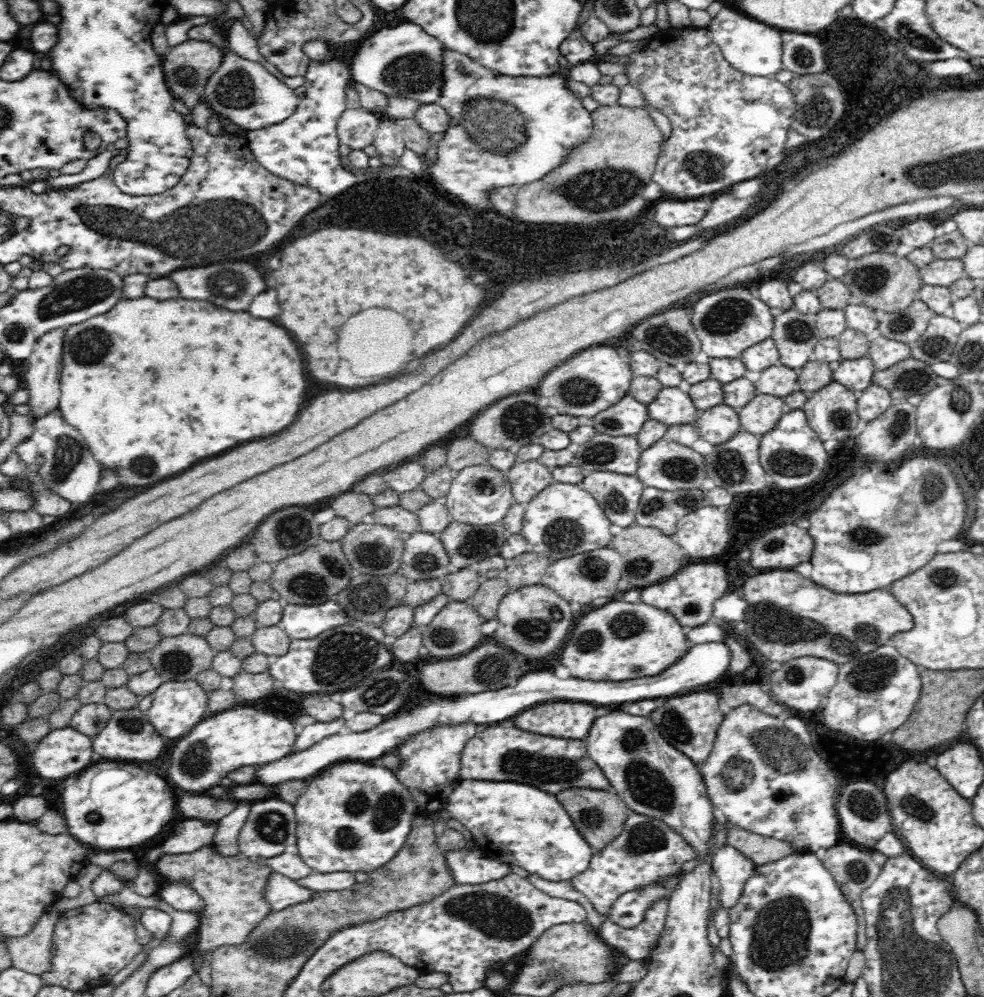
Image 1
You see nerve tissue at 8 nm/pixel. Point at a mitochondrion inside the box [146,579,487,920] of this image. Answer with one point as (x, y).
(342, 658)

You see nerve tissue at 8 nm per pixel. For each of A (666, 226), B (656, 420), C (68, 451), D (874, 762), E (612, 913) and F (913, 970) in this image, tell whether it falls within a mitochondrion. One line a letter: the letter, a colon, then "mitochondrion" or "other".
A: other
B: other
C: mitochondrion
D: other
E: other
F: mitochondrion

